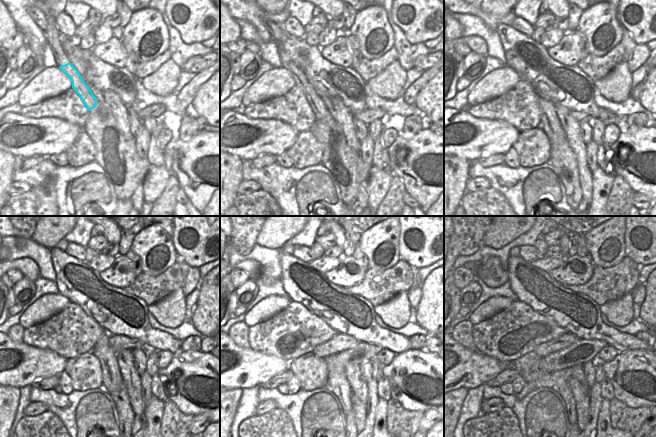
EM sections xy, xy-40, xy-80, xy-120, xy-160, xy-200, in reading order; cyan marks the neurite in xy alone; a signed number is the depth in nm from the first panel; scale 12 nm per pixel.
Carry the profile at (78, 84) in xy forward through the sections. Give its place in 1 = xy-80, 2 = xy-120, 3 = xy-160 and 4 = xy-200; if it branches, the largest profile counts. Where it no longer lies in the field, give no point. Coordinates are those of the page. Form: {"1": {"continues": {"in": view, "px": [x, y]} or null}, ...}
{"1": {"continues": {"in": "xy-80", "px": [550, 124]}}, "2": {"continues": {"in": "xy-120", "px": [112, 378]}}, "3": {"continues": {"in": "xy-160", "px": [337, 382]}}, "4": {"continues": {"in": "xy-200", "px": [564, 390]}}}

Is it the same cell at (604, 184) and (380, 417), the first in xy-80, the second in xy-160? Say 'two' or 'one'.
one

